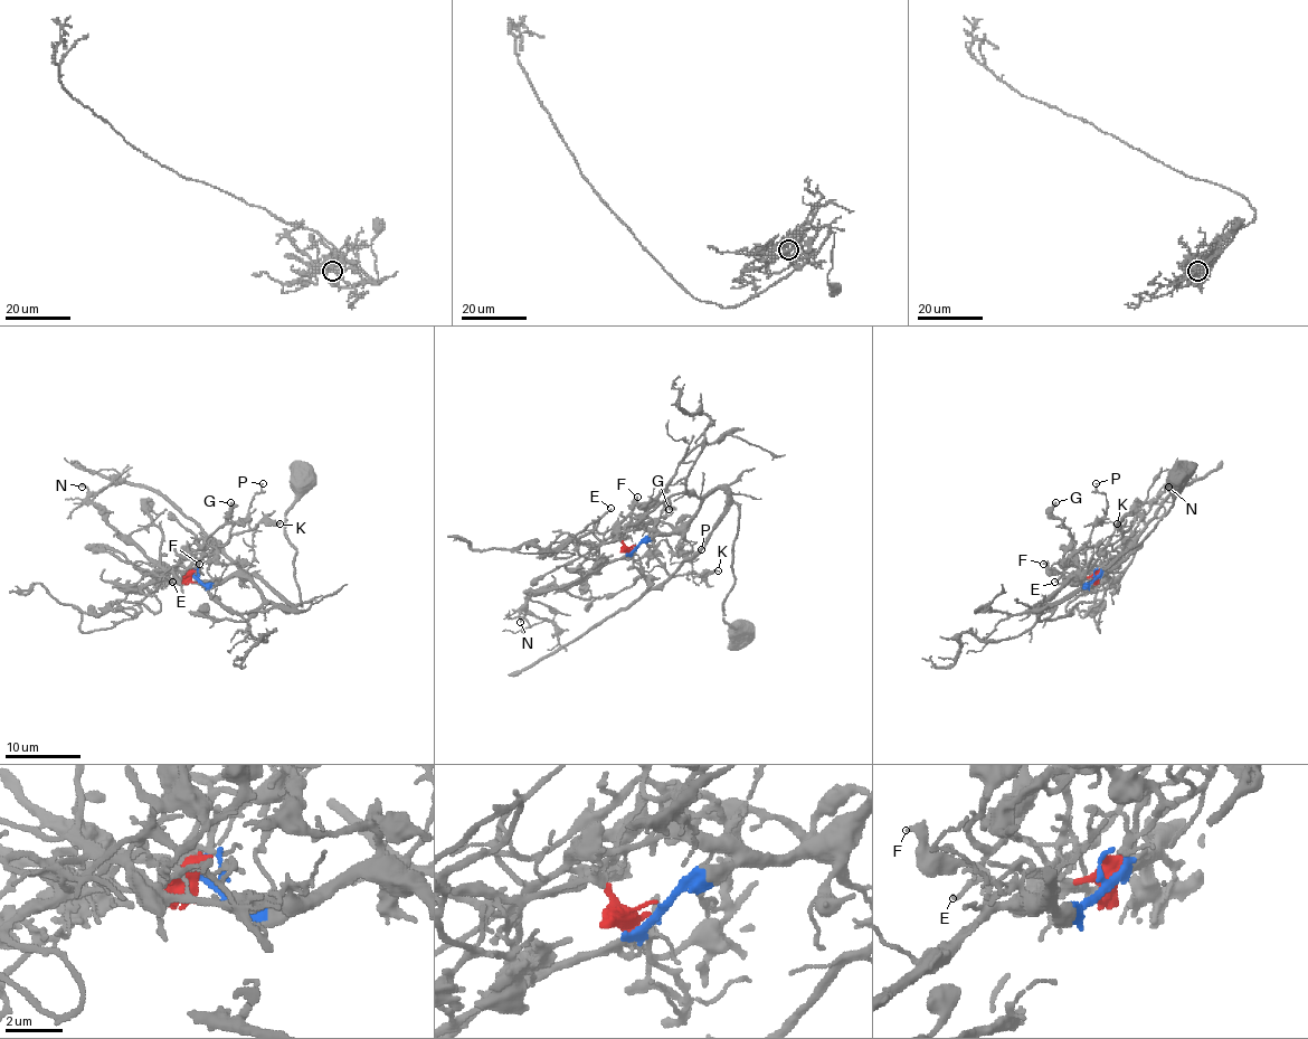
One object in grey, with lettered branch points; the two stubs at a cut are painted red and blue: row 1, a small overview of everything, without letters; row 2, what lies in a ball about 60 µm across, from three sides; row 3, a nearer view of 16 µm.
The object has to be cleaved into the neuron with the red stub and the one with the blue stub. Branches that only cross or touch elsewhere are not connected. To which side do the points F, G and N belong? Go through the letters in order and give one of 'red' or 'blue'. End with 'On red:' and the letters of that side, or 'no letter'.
F: blue
G: red
N: blue
On red: G

